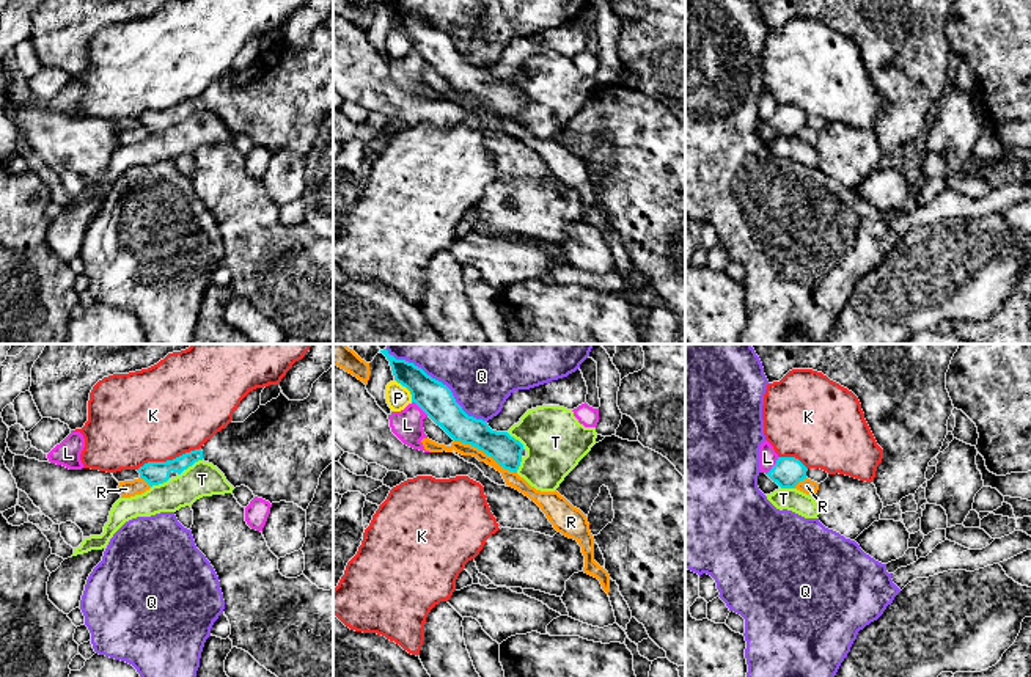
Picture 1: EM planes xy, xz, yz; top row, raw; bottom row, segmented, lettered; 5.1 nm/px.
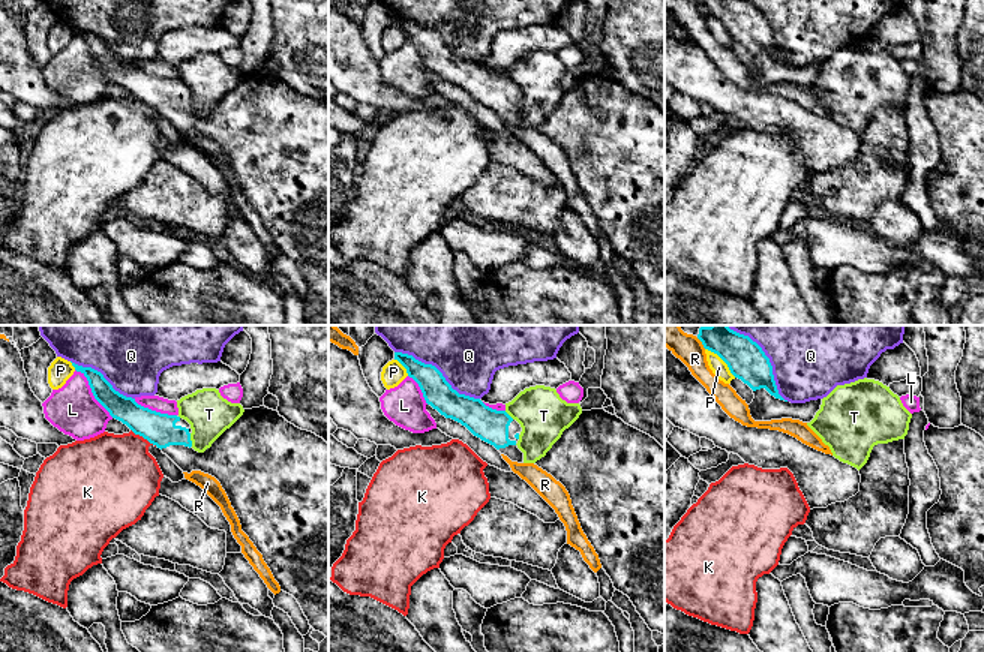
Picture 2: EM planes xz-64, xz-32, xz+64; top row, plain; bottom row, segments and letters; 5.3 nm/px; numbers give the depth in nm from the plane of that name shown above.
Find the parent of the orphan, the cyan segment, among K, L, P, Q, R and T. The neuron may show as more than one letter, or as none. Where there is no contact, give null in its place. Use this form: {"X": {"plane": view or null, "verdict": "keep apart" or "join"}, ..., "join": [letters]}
{"K": {"plane": "xy", "verdict": "keep apart"}, "L": {"plane": "yz", "verdict": "keep apart"}, "P": {"plane": "xz", "verdict": "keep apart"}, "Q": {"plane": "xz", "verdict": "keep apart"}, "R": {"plane": "xz", "verdict": "keep apart"}, "T": {"plane": "xy", "verdict": "keep apart"}, "join": []}

